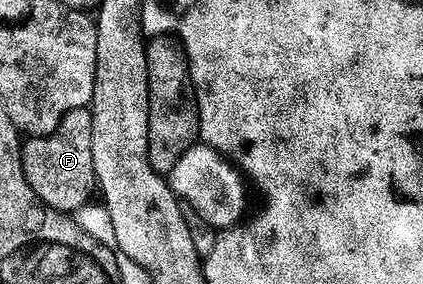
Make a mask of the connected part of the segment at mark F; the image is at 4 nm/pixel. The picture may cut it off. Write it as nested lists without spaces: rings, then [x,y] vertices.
[[[87,107],[74,108],[65,113],[55,131],[48,135],[33,135],[23,139],[21,165],[25,169],[25,181],[44,206],[55,211],[73,213],[88,202],[87,195],[97,187],[93,169],[93,125]]]

